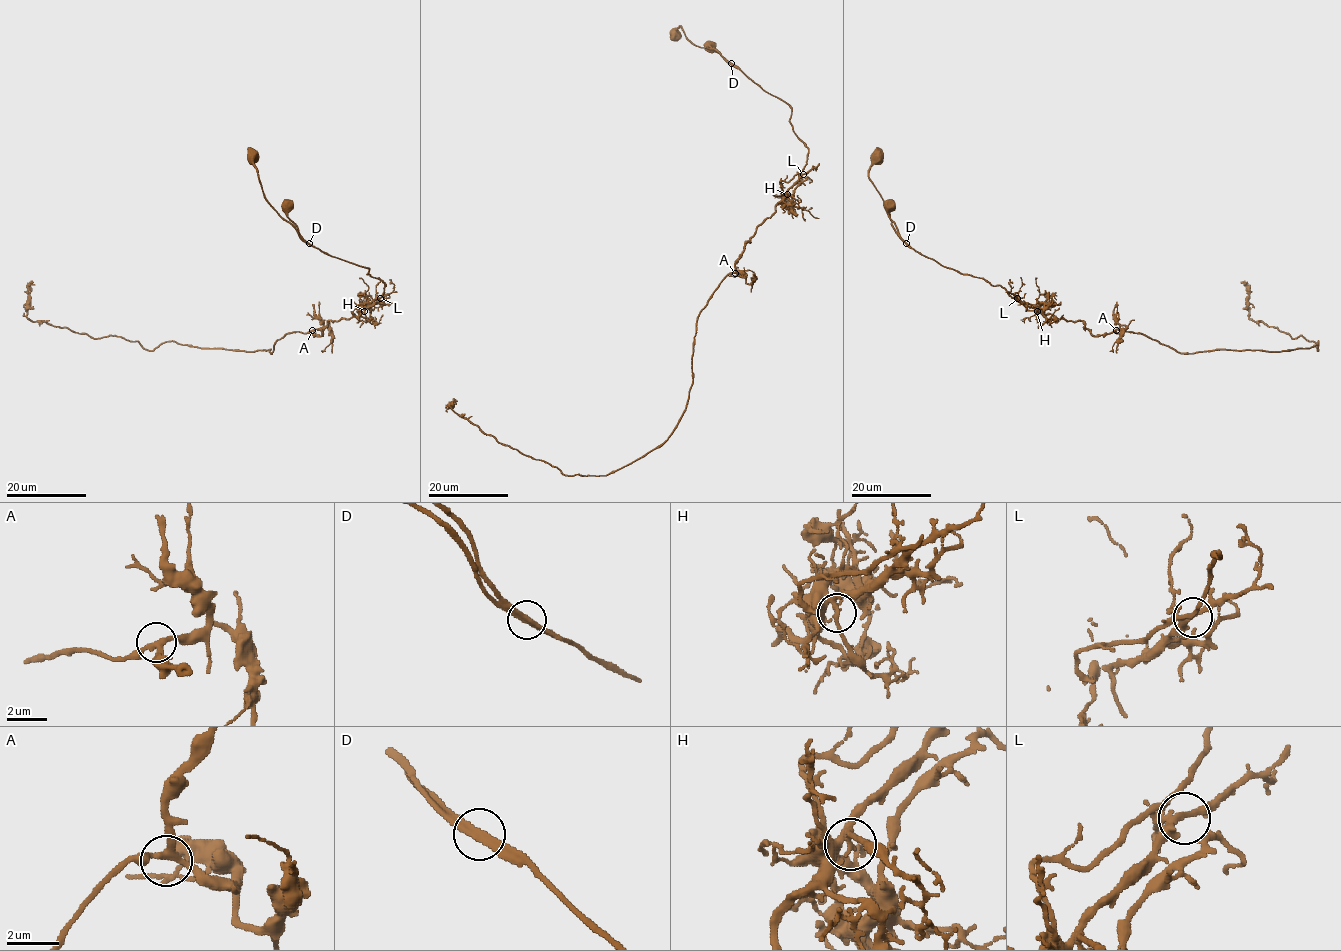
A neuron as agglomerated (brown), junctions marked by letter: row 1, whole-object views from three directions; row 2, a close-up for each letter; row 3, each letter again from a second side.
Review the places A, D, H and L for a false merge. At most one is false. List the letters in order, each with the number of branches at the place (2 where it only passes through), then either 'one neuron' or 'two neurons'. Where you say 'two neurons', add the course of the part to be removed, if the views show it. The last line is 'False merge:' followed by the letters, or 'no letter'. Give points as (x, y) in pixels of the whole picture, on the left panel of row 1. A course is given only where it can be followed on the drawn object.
A: 3 | one neuron
D: 2 | two neurons | (308, 244), (287, 216), (286, 199)
H: 3 | one neuron
L: 3 | one neuron
False merge: D

